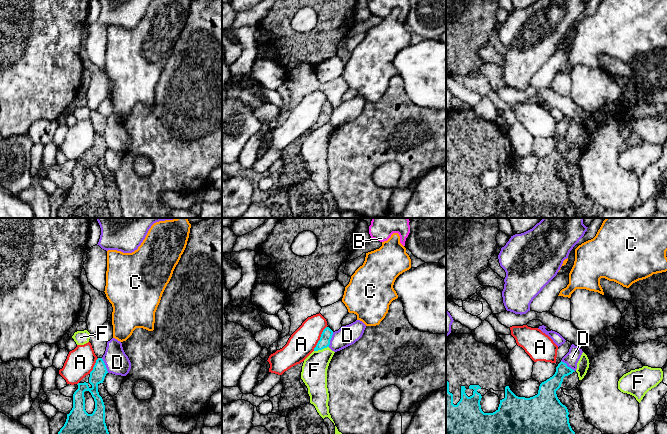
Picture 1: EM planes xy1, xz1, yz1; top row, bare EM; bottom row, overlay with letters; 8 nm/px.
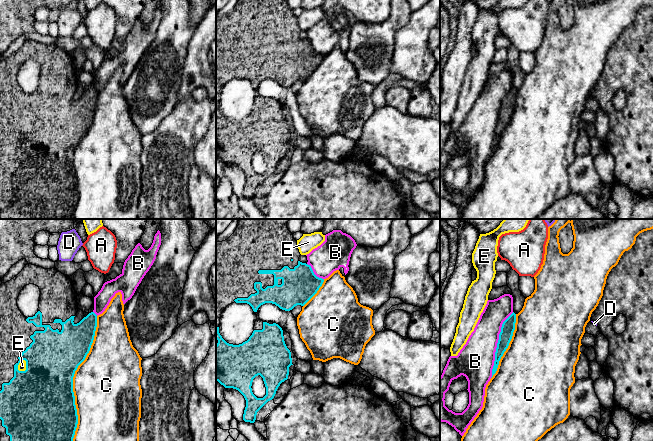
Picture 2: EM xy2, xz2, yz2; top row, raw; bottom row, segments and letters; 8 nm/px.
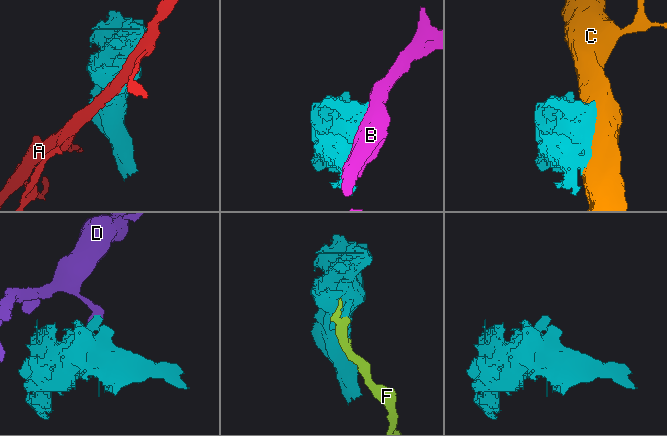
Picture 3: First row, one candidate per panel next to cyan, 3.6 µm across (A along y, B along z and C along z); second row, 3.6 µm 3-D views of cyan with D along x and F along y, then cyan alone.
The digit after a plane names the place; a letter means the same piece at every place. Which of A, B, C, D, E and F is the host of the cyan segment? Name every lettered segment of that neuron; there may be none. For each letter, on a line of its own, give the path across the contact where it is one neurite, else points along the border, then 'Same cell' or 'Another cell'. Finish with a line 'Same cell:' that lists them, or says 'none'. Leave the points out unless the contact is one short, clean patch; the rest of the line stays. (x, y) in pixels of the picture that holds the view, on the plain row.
A: Boundary: xz1 (326, 102), (313, 126). Another cell
B: Another cell
C: Another cell
D: Boundary: xy1 (101, 134), (108, 148). Another cell
E: Another cell
F: Boundary: xz1 (328, 122), (314, 127). Another cell
Same cell: none

